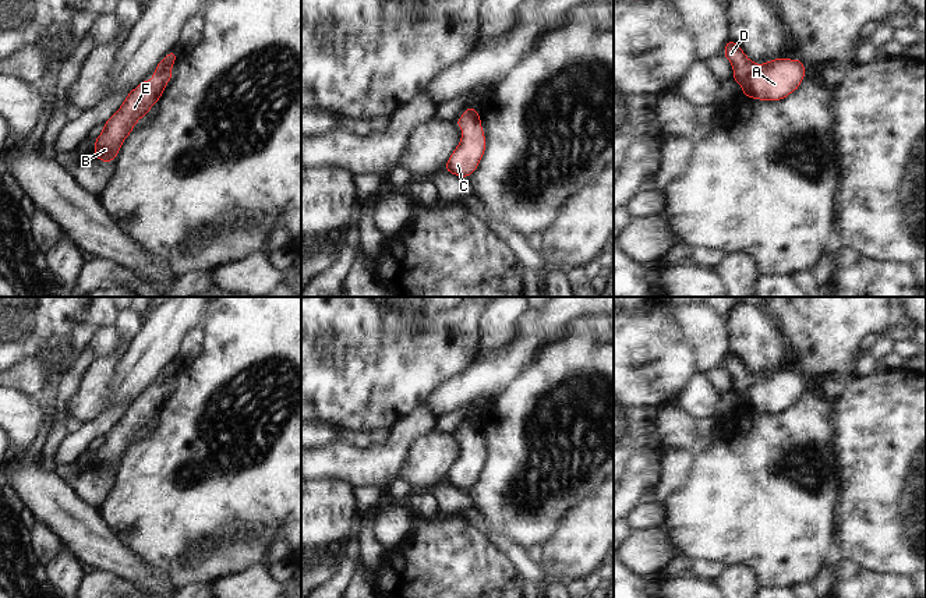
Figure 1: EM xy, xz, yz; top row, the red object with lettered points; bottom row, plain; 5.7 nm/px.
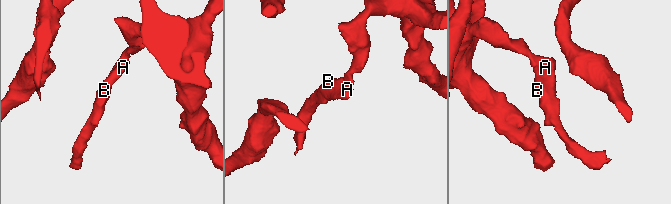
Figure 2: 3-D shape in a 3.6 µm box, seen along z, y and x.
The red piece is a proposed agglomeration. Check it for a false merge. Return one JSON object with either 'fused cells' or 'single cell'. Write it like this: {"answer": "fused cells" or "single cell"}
{"answer": "single cell"}

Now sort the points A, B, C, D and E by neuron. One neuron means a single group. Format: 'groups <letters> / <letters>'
groups A B C D E

